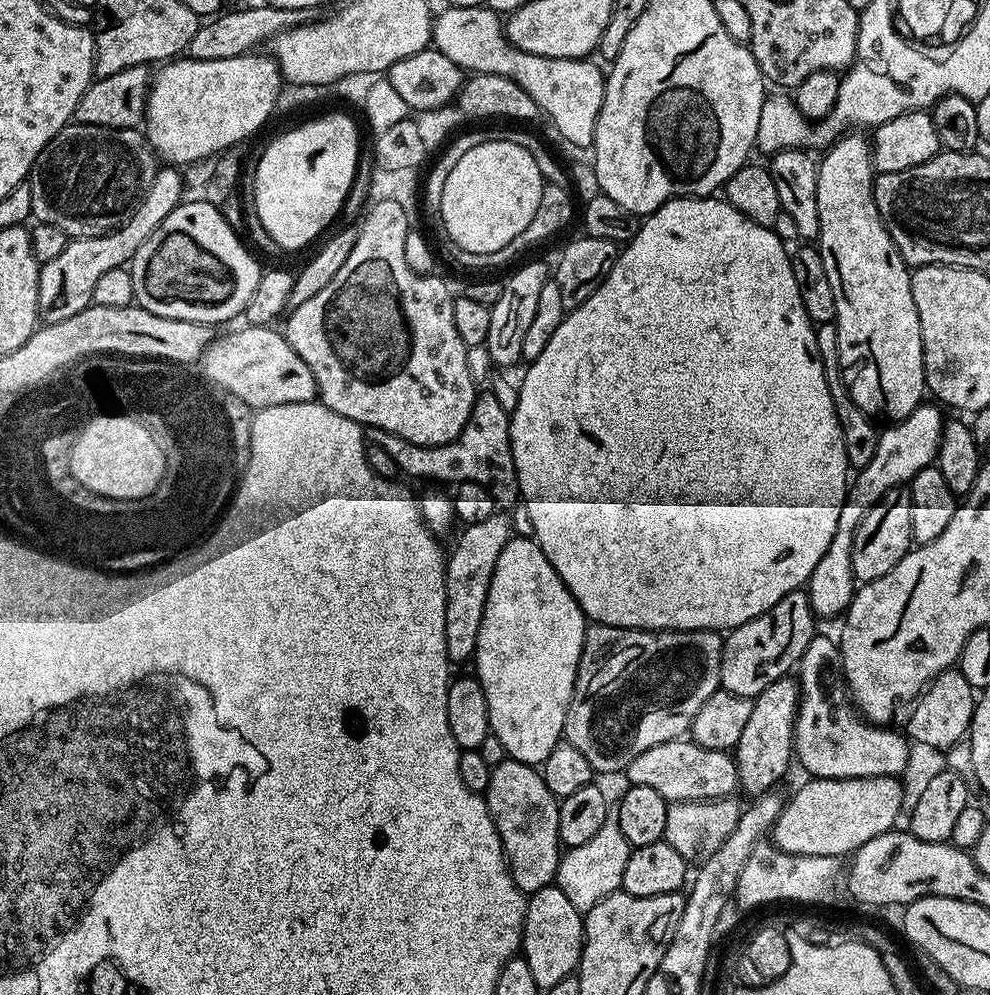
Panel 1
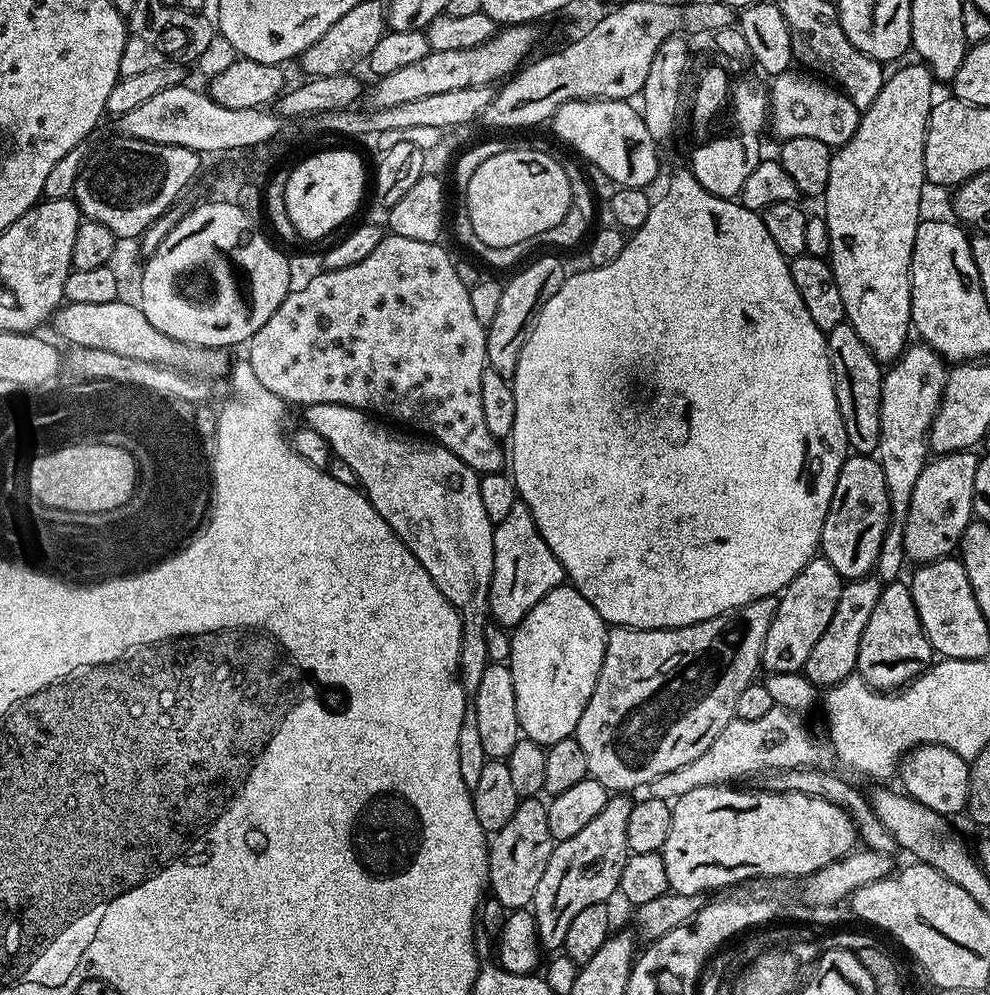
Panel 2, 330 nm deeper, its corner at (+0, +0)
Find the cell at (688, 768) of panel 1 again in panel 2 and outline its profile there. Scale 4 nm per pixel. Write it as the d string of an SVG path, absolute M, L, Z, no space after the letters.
M824 766L783 768L777 772L767 773L766 780L768 780L768 784L766 784L766 788L769 792L797 792L798 794L806 794L810 798L822 798L826 802L830 802L830 806L838 806L852 820L853 826L856 827L859 843L863 847L889 854L895 853L898 845L894 834L890 834L890 830L886 830L886 826L882 826L878 814L874 814L869 797L865 793L863 796L850 781L843 780L843 778L848 778L845 778L843 775L840 776L834 772L827 772Z

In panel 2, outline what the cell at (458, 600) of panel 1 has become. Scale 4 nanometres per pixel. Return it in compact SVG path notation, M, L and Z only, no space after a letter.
M517 502L493 530L494 562L493 577L490 578L488 614L495 623L511 630L542 602L550 590L565 583L564 567L554 558L550 546L542 538L530 510Z

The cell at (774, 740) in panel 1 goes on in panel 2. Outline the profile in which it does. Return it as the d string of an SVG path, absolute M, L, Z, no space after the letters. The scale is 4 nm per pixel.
M876 574L860 576L856 580L849 580L844 585L842 594L838 594L838 606L834 606L834 618L830 618L830 626L818 638L814 650L810 650L810 658L806 658L802 669L804 676L810 683L827 690L841 684L847 676L856 672L858 662L858 646L862 642L862 633L874 610L874 605L880 597L882 580Z

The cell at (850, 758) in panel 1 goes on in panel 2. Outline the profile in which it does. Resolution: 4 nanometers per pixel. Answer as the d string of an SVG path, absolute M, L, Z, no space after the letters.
M919 744L917 748L910 749L900 762L898 780L904 783L902 788L907 796L912 800L922 802L922 806L934 810L942 817L953 818L952 816L958 815L959 812L963 813L968 807L968 799L970 798L969 761L962 759L958 754L954 754L954 750L941 744Z

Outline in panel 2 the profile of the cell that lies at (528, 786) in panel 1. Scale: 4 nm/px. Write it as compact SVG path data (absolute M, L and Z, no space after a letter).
M540 798L521 799L510 822L495 832L488 846L488 888L505 910L531 905L553 847L547 803Z

